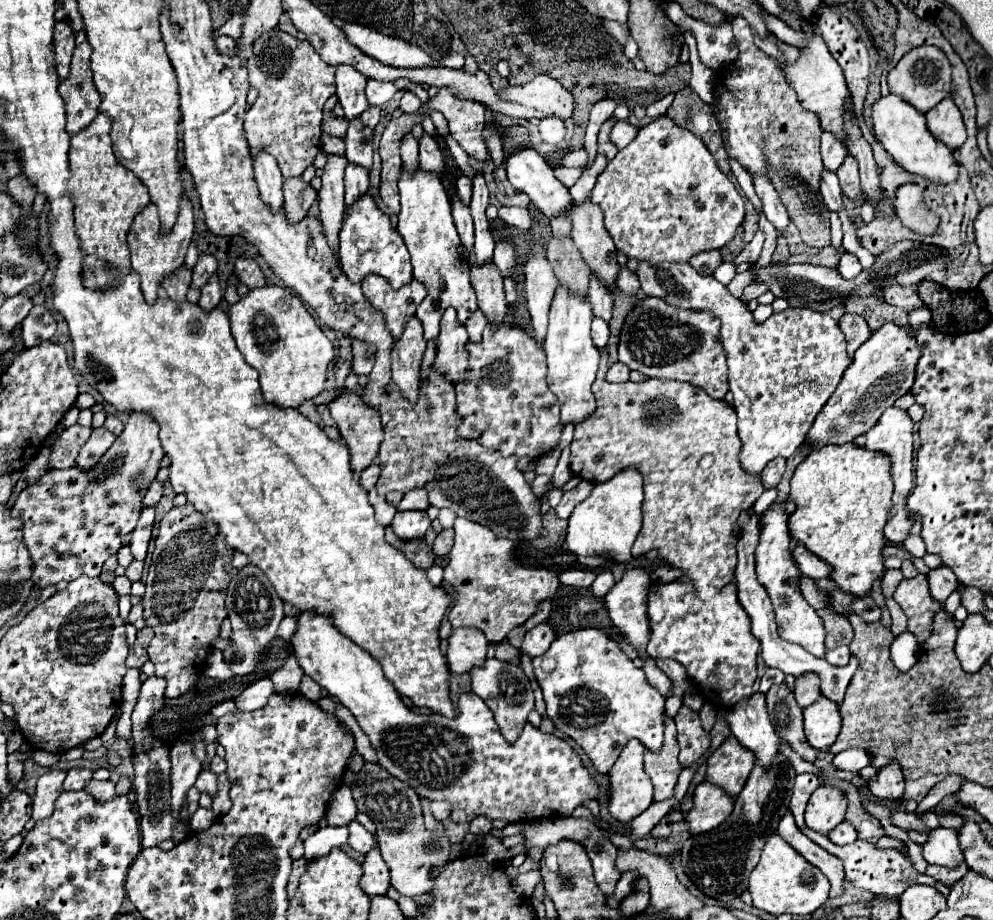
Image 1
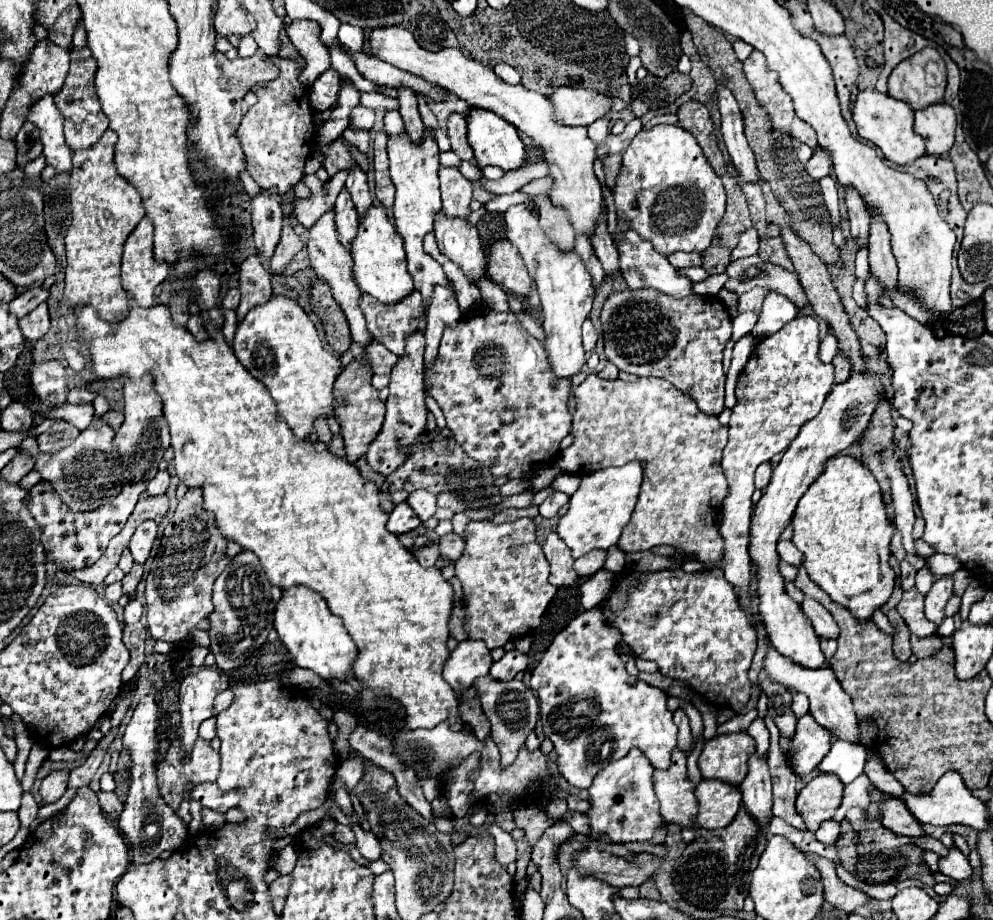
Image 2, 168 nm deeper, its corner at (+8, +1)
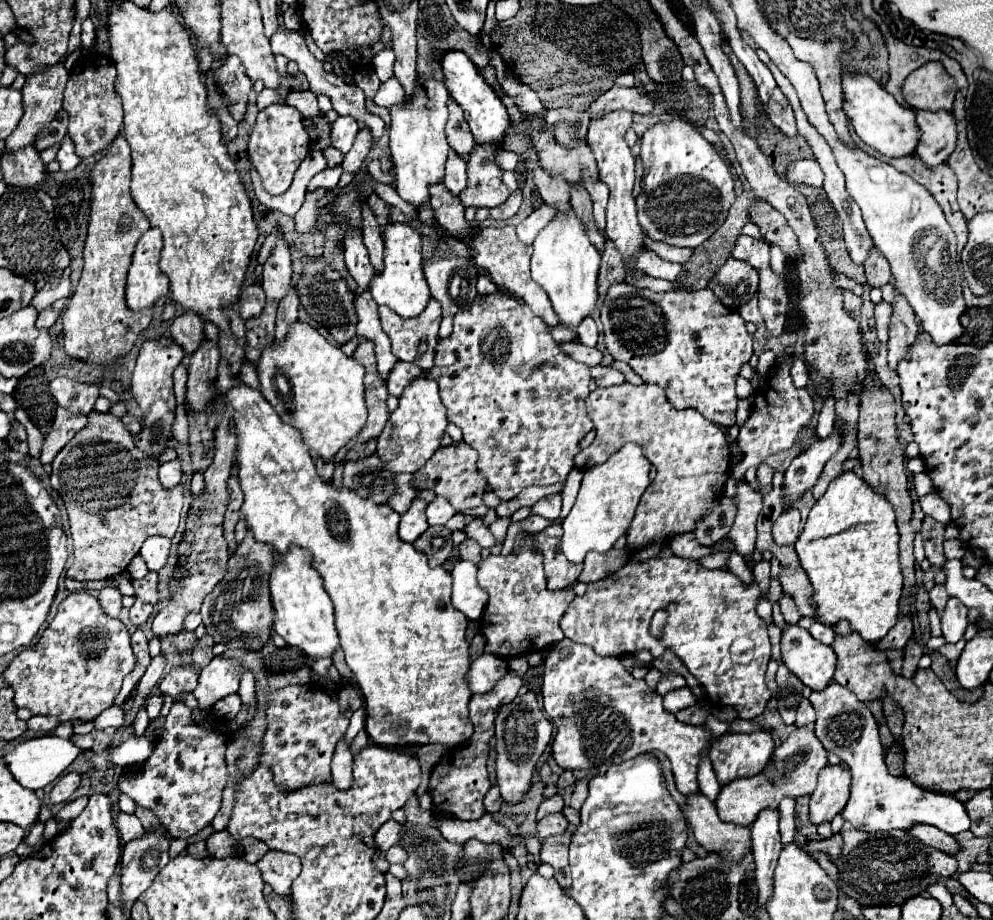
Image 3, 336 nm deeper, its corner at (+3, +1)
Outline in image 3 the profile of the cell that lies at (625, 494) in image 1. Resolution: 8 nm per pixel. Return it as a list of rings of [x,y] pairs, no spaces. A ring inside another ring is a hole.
[[[625,444],[619,452],[615,452],[605,464],[601,466],[595,466],[595,468],[589,468],[585,474],[583,474],[583,482],[581,482],[581,490],[579,490],[579,496],[577,496],[577,502],[575,506],[571,508],[569,516],[561,522],[565,534],[561,538],[561,552],[567,556],[569,562],[583,562],[585,554],[595,550],[595,552],[607,552],[613,548],[615,540],[619,536],[623,536],[635,516],[635,508],[639,504],[639,498],[641,494],[645,492],[645,488],[649,486],[649,460],[643,456],[641,448],[637,444]]]

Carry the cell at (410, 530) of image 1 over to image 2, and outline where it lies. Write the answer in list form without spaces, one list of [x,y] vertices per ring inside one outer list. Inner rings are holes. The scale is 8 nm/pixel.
[[[402,502],[402,504],[398,504],[398,506],[394,508],[394,512],[390,514],[390,520],[388,520],[386,528],[388,528],[388,532],[392,532],[392,534],[406,534],[406,532],[418,528],[420,524],[422,524],[422,520],[414,514],[414,510],[412,510],[406,502]]]

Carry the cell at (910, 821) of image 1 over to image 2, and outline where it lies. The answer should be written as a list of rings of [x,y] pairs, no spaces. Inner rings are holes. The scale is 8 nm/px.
[[[850,808],[846,812],[846,820],[852,824],[852,830],[858,834],[858,842],[856,842],[856,852],[858,852],[858,864],[856,864],[856,872],[858,872],[858,880],[860,882],[868,882],[868,884],[886,884],[886,882],[894,882],[896,876],[906,868],[906,860],[900,854],[902,846],[908,844],[916,844],[922,850],[930,850],[938,856],[948,856],[948,848],[940,842],[934,840],[932,836],[924,836],[924,840],[910,840],[906,836],[896,836],[894,832],[888,832],[888,828],[884,828],[880,822],[866,826],[864,824],[864,812],[860,808]]]

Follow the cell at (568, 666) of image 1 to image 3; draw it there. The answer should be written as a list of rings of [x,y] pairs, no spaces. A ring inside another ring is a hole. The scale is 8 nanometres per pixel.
[[[563,638],[545,658],[541,694],[545,700],[545,712],[549,714],[553,726],[557,728],[553,756],[563,770],[595,770],[597,774],[605,774],[611,764],[621,764],[637,754],[659,750],[671,762],[677,790],[681,794],[691,794],[699,790],[697,784],[699,754],[705,748],[707,740],[711,740],[711,734],[703,726],[681,724],[669,710],[663,708],[663,696],[651,690],[645,684],[645,680],[635,680],[631,672],[627,672],[625,666],[621,664],[621,658],[597,656],[589,646],[575,644],[569,638]]]

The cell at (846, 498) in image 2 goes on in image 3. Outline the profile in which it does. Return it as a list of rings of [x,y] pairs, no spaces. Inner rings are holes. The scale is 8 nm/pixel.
[[[847,470],[831,480],[827,492],[813,504],[805,528],[795,544],[801,566],[815,590],[813,602],[817,606],[817,618],[829,626],[833,626],[837,620],[847,620],[853,632],[859,632],[865,642],[875,644],[881,640],[897,622],[897,604],[903,594],[903,574],[897,544],[899,532],[895,512],[881,494],[873,492],[873,488],[869,488],[869,484],[853,470]]]

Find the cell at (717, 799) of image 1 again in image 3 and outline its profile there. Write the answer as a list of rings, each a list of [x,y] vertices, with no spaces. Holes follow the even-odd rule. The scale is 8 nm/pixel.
[[[809,726],[795,728],[789,734],[789,738],[775,750],[773,764],[767,772],[761,772],[753,778],[733,780],[721,788],[715,800],[717,814],[723,822],[731,822],[737,826],[749,826],[763,808],[777,808],[783,796],[799,798],[799,796],[811,794],[817,786],[817,776],[825,766],[827,766],[827,752],[823,744],[817,740],[815,730]]]

